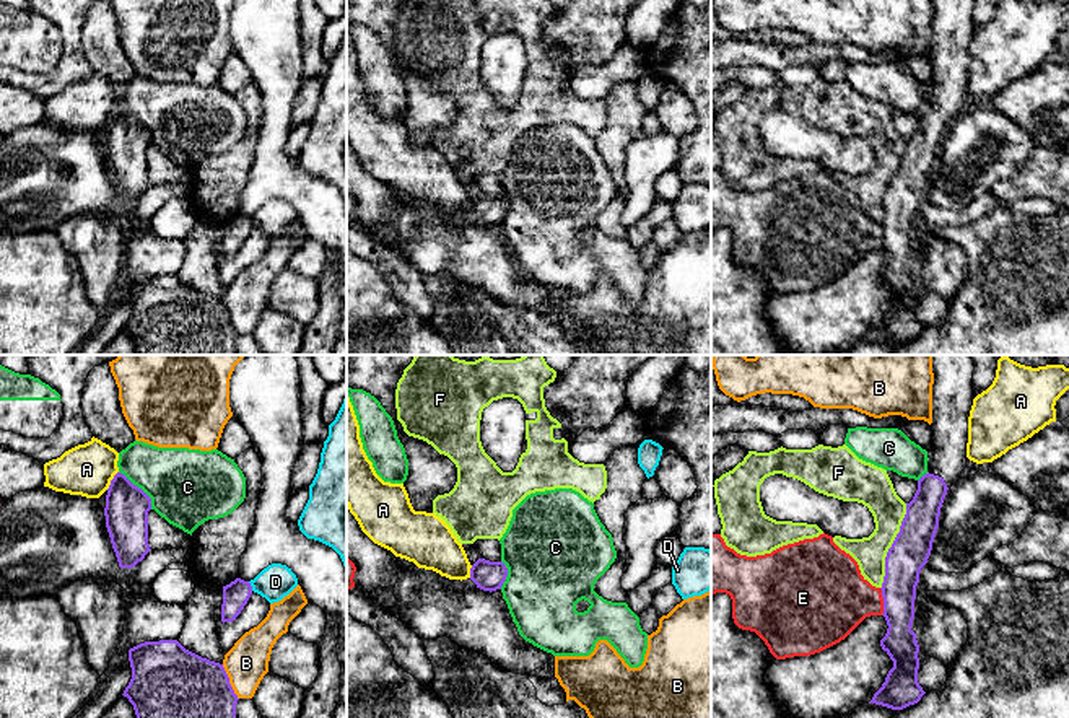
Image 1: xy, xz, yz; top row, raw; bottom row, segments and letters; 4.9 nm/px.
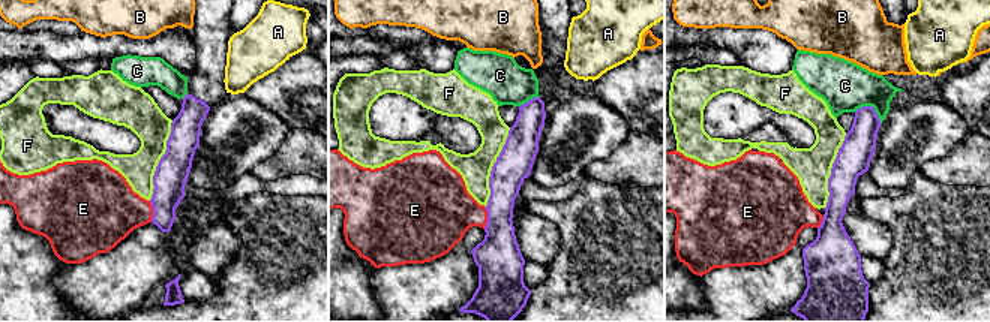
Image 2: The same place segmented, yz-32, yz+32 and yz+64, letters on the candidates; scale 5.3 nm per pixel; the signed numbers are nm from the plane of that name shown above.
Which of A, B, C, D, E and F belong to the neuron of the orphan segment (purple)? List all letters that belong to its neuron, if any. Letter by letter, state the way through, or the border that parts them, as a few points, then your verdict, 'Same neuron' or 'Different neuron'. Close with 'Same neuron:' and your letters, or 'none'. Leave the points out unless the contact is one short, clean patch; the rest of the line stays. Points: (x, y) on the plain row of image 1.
A: Boundary: xy (117, 106), (106, 124). Different neuron
B: Different neuron
C: Boundary: xy (119, 106), (150, 134), (152, 144). Different neuron
D: Boundary: xy (248, 217), (253, 225). Different neuron
E: Boundary: yz (879, 223), (882, 249). Different neuron
F: Different neuron
Same neuron: none

